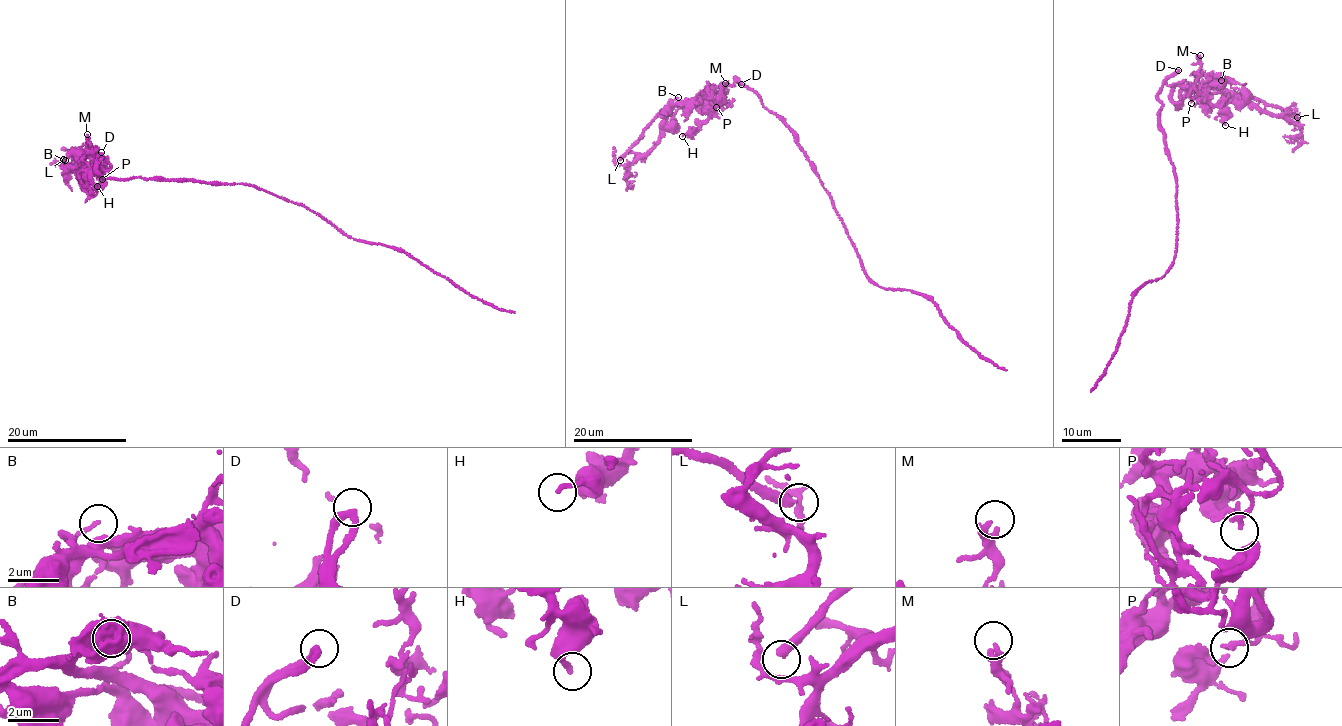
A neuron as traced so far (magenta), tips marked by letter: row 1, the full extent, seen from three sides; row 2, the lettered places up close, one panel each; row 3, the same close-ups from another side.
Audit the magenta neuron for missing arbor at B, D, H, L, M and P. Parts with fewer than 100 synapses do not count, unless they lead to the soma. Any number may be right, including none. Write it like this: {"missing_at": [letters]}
{"missing_at": ["L"]}

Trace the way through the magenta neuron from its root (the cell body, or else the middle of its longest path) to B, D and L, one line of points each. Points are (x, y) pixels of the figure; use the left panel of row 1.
B: (235, 184), (141, 177), (118, 180), (94, 171), (74, 172), (63, 165), (65, 160)
D: (235, 184), (141, 177), (111, 178), (98, 172), (101, 152)
L: (235, 184), (141, 177), (118, 180), (94, 171), (74, 172), (62, 166), (63, 159)

